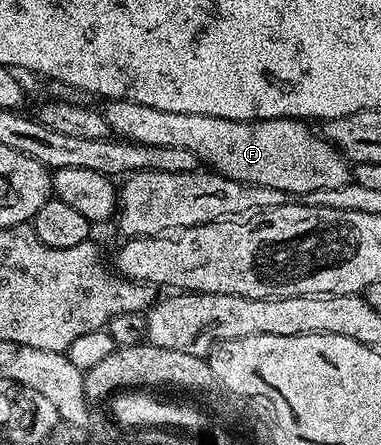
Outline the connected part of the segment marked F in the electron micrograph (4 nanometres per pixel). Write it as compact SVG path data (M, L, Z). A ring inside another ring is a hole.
M134 101L104 102L103 116L109 124L110 134L123 141L134 141L137 145L154 145L155 147L187 147L212 172L222 173L243 183L259 187L279 187L279 191L290 195L320 191L326 187L343 187L351 179L351 165L324 136L312 133L306 122L291 117L280 117L270 121L232 121L203 115L183 115L175 111L159 111L155 107L140 105Z

